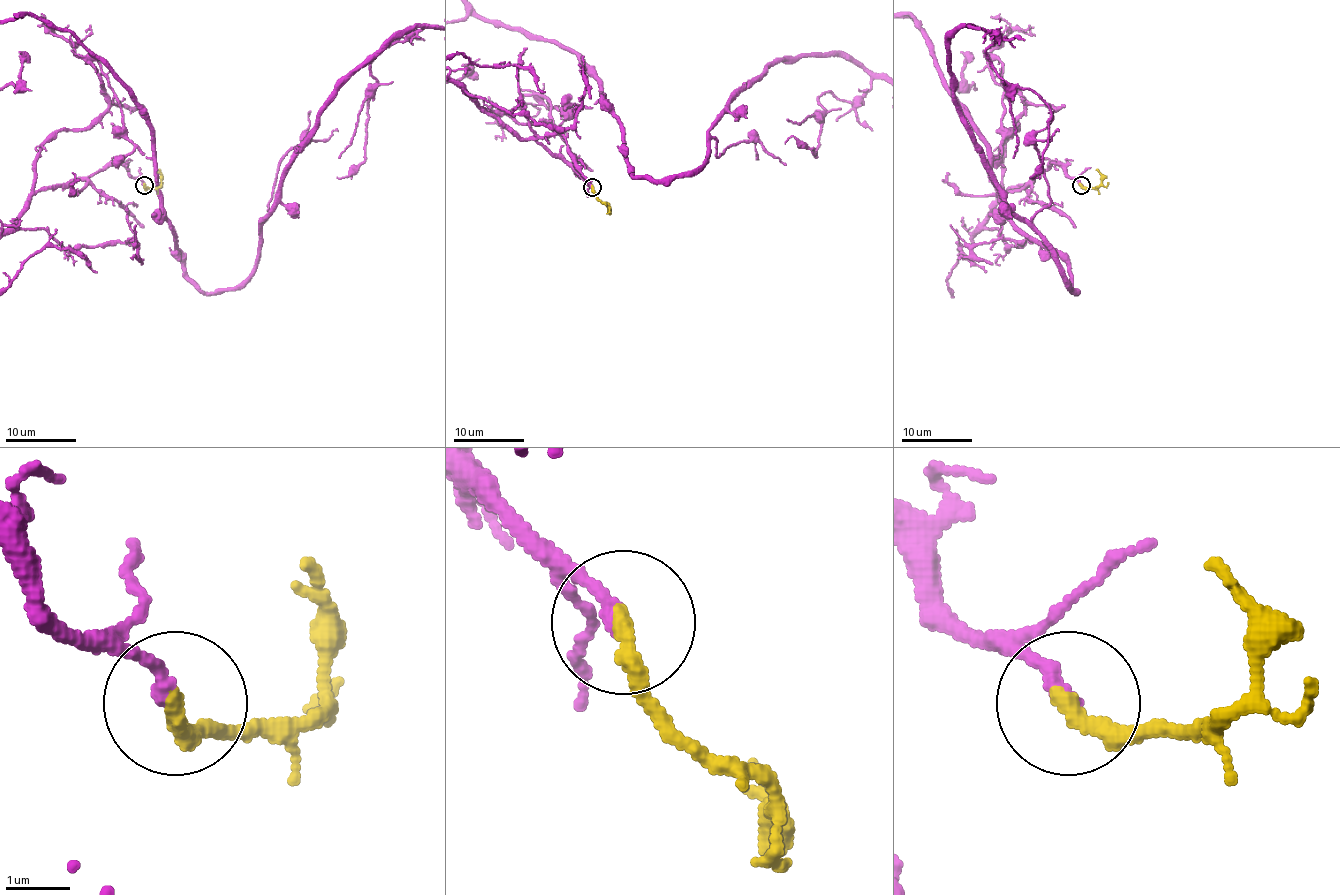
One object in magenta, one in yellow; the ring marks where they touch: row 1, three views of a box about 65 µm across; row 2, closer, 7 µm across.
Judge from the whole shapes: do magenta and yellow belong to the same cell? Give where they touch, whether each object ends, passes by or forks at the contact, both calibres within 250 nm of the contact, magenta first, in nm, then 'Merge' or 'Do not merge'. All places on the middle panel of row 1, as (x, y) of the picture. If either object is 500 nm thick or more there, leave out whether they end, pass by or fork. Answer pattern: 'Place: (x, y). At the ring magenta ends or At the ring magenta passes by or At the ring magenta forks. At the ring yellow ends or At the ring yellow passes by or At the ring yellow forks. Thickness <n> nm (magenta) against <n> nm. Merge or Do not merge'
Place: (592, 187). At the ring magenta ends. At the ring yellow ends. Thickness 240 nm (magenta) against 320 nm. Merge

